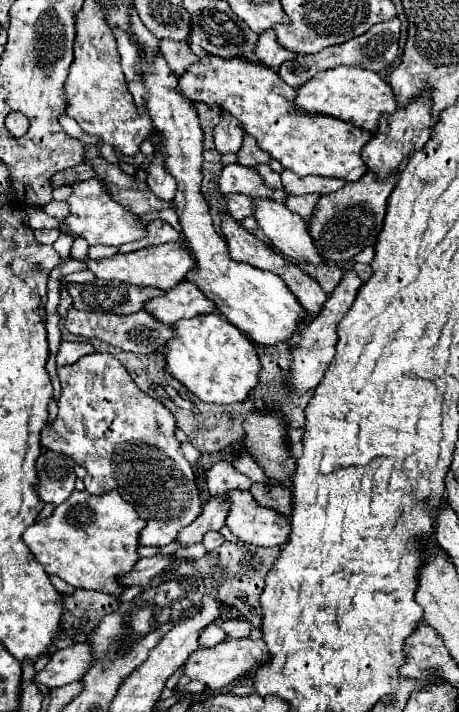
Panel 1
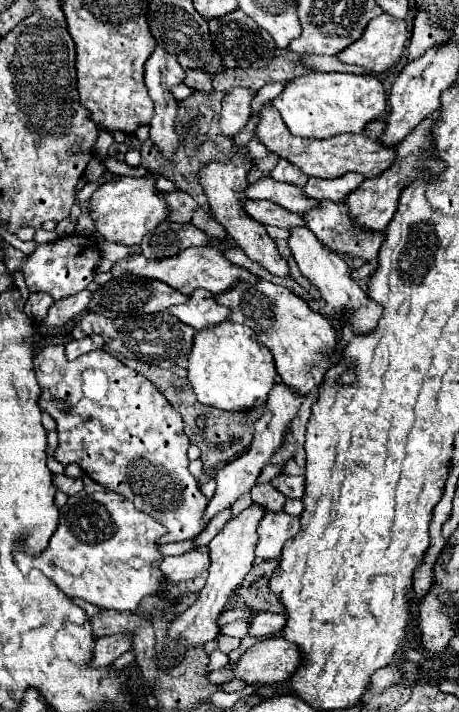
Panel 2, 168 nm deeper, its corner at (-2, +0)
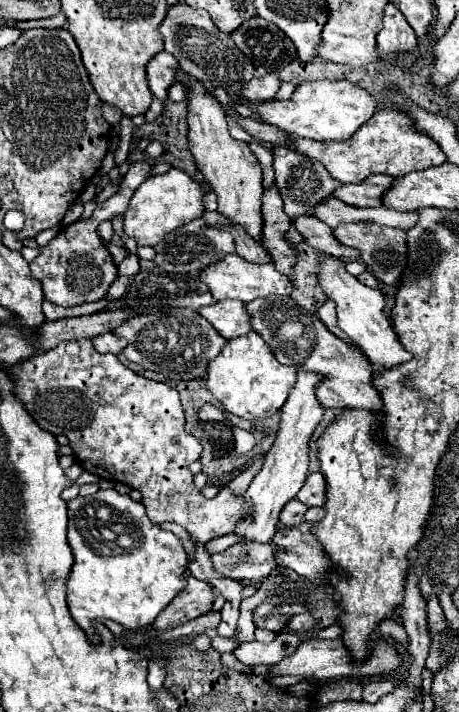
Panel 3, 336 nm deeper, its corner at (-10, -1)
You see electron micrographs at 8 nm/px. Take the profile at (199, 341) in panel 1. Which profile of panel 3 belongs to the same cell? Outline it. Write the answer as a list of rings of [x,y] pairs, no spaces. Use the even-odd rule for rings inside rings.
[[[256,332],[228,340],[226,348],[222,348],[222,352],[208,364],[206,370],[206,388],[228,412],[246,420],[264,420],[276,414],[286,402],[294,380],[296,370],[292,366],[282,366]]]

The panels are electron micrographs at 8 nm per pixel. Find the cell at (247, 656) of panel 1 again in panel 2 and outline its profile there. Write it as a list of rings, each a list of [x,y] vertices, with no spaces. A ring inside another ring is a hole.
[[[284,637],[258,641],[250,647],[236,665],[236,679],[246,683],[282,683],[302,665],[302,651]]]

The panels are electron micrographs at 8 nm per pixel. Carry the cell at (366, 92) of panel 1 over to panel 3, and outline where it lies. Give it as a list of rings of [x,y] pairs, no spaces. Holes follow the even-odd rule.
[[[320,80],[320,82],[302,82],[296,86],[292,96],[284,102],[268,100],[258,106],[258,116],[262,122],[274,124],[280,130],[294,134],[298,138],[310,140],[334,140],[346,142],[350,136],[376,112],[378,102],[364,88],[356,88],[356,84],[346,80]]]

